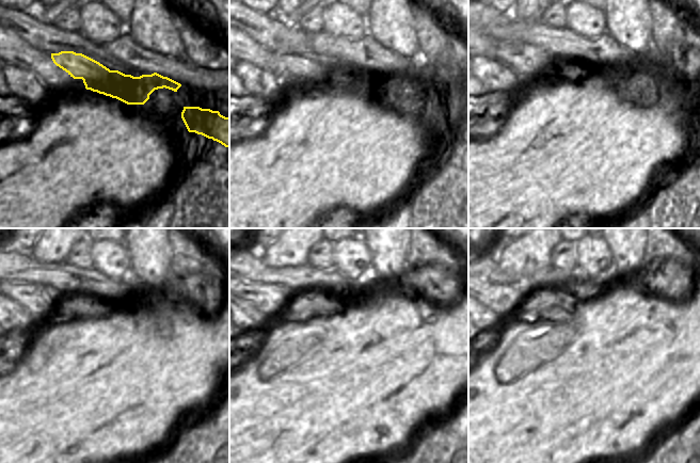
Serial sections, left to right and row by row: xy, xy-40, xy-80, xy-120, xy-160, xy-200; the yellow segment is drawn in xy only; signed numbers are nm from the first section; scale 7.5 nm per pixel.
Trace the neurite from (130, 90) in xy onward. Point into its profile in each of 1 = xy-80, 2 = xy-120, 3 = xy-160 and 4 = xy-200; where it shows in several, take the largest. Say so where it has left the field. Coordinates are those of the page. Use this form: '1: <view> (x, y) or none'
1: xy-80 (536, 64)
2: xy-120 (45, 301)
3: xy-160 (273, 299)
4: xy-200 (499, 298)

